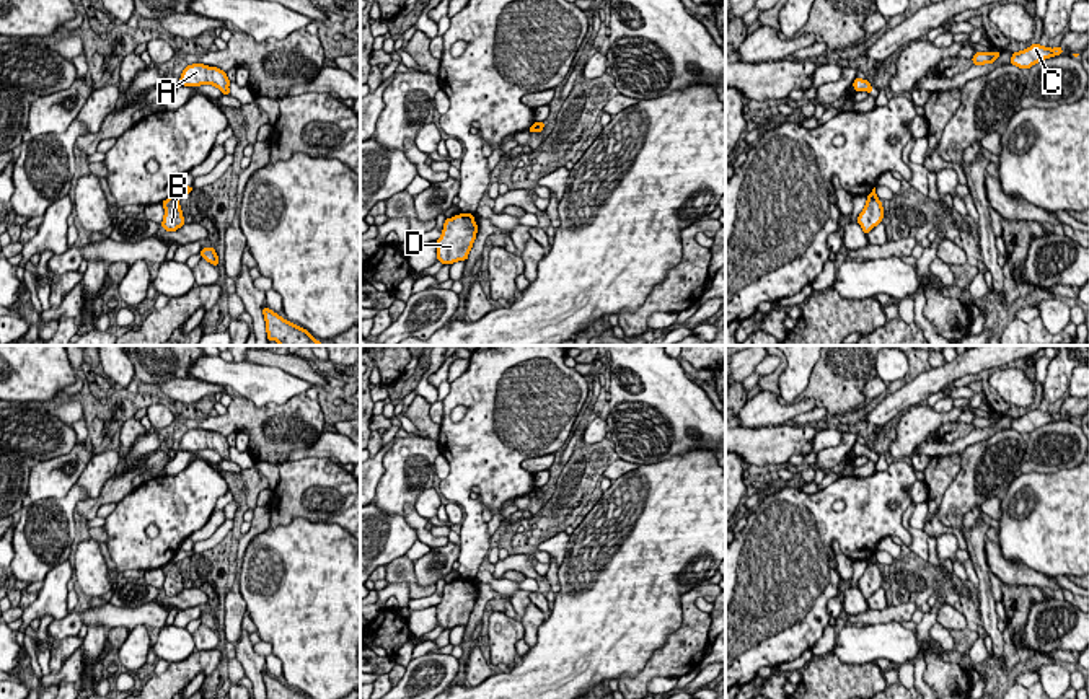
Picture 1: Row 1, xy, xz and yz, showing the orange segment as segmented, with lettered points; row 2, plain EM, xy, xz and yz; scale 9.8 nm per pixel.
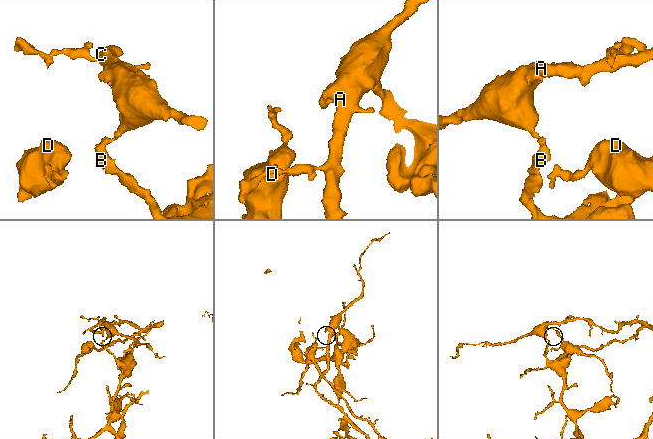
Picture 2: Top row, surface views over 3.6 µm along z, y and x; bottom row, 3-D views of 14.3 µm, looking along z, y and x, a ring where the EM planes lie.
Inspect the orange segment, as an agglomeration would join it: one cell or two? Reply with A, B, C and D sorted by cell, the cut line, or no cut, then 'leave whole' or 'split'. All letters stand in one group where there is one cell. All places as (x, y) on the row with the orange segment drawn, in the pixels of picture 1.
groups A C D / B; cut xy (171, 196), (176, 199); split

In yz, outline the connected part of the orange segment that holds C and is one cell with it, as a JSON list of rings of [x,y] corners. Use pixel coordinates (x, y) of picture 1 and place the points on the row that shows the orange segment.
[[[1032,44],[1030,47],[1024,51],[1014,52],[1009,64],[1019,68],[1030,68],[1034,64],[1060,55],[1060,54],[1063,54],[1063,49],[1060,46],[1055,49],[1050,49],[1040,44]]]

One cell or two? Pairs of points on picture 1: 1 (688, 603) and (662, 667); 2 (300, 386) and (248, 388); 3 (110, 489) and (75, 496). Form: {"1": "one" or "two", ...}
{"1": "one", "2": "one", "3": "two"}

